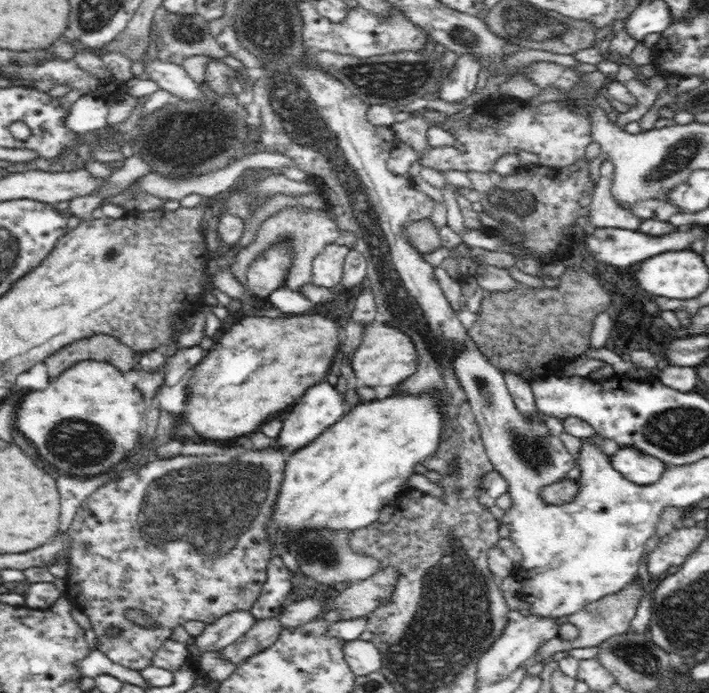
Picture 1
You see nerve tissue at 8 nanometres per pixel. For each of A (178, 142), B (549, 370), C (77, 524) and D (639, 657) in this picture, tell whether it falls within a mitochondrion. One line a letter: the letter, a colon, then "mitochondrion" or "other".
A: mitochondrion
B: other
C: other
D: mitochondrion

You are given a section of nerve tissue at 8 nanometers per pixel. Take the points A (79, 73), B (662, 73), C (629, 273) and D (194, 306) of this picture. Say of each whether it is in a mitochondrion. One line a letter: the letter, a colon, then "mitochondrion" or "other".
A: other
B: other
C: other
D: other

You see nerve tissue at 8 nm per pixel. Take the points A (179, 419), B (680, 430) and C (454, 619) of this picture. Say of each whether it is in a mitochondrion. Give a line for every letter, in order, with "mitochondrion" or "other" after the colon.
A: other
B: mitochondrion
C: mitochondrion

